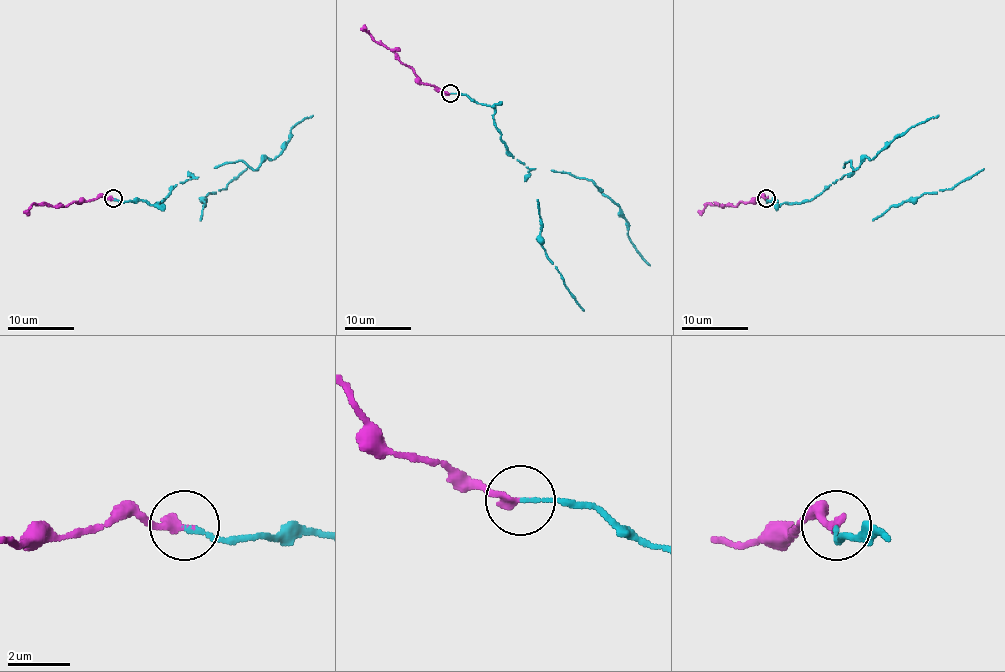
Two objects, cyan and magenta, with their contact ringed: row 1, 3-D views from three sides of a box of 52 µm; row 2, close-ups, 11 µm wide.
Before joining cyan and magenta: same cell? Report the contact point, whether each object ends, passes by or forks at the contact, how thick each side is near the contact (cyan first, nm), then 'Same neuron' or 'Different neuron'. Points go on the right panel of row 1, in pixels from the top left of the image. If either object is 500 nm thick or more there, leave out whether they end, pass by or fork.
Place: (766, 198). At the ring cyan ends. At the ring magenta ends. Thickness 140 nm (cyan) against 260 nm. Same neuron

